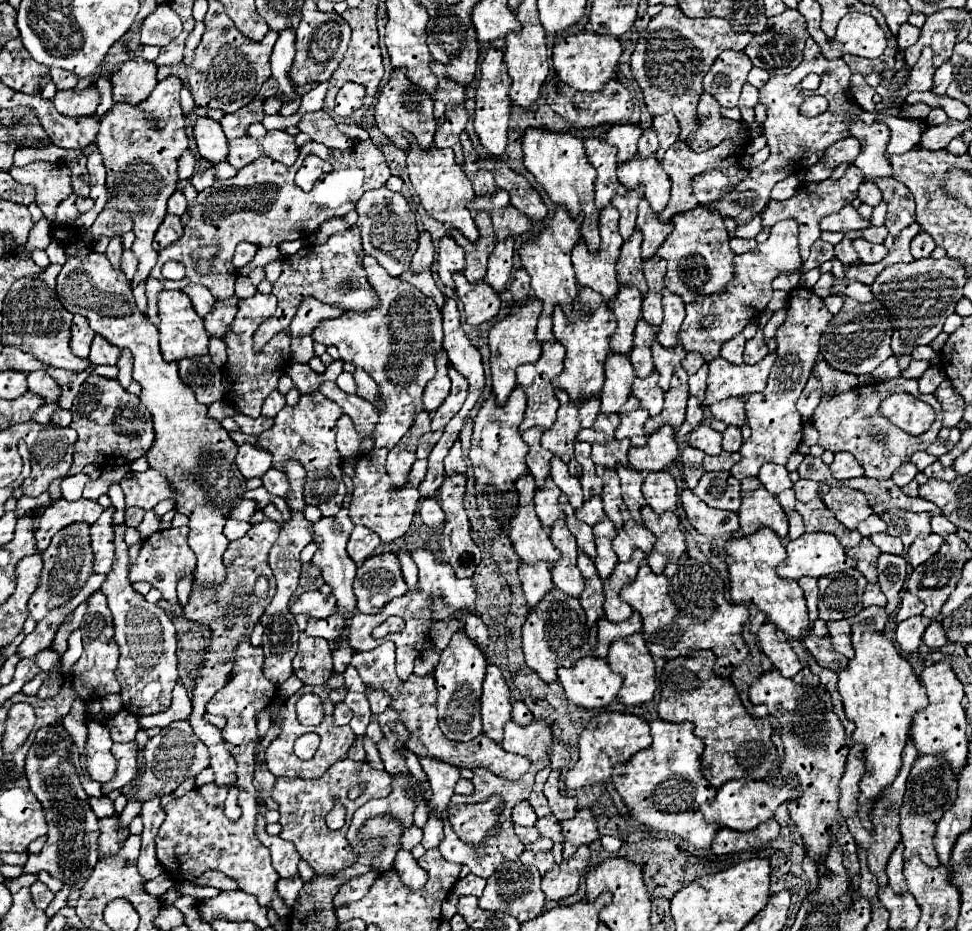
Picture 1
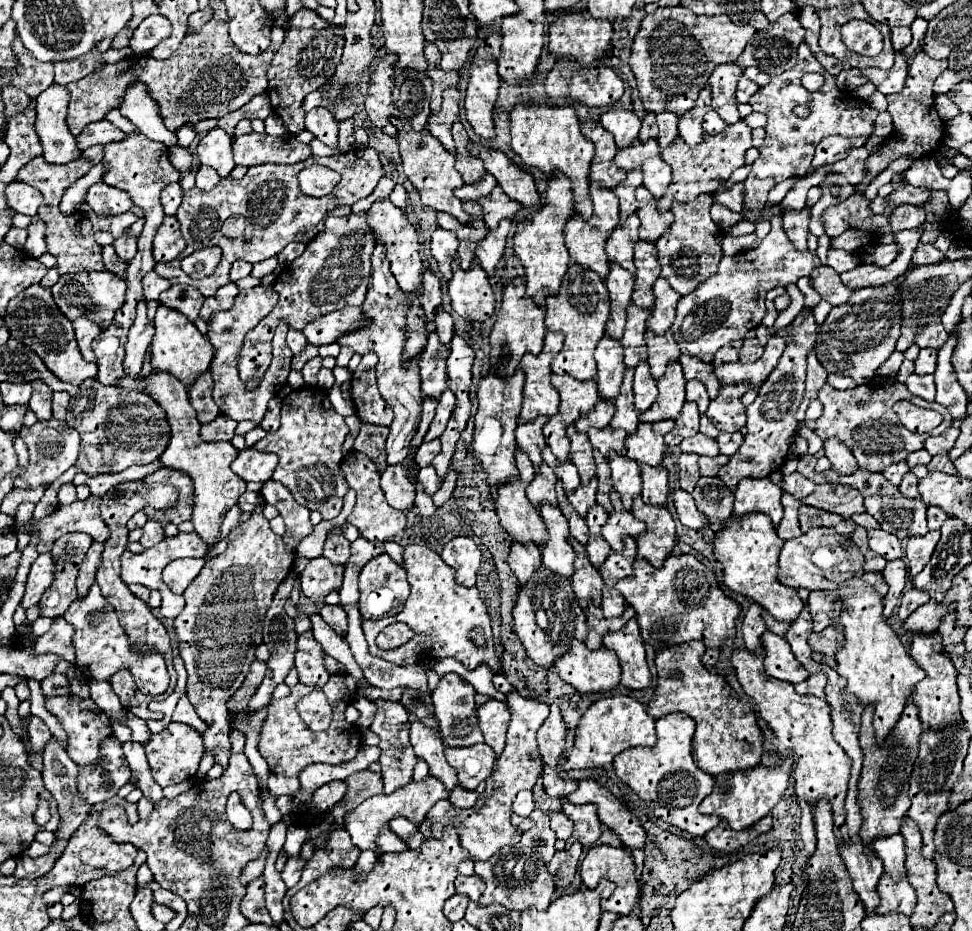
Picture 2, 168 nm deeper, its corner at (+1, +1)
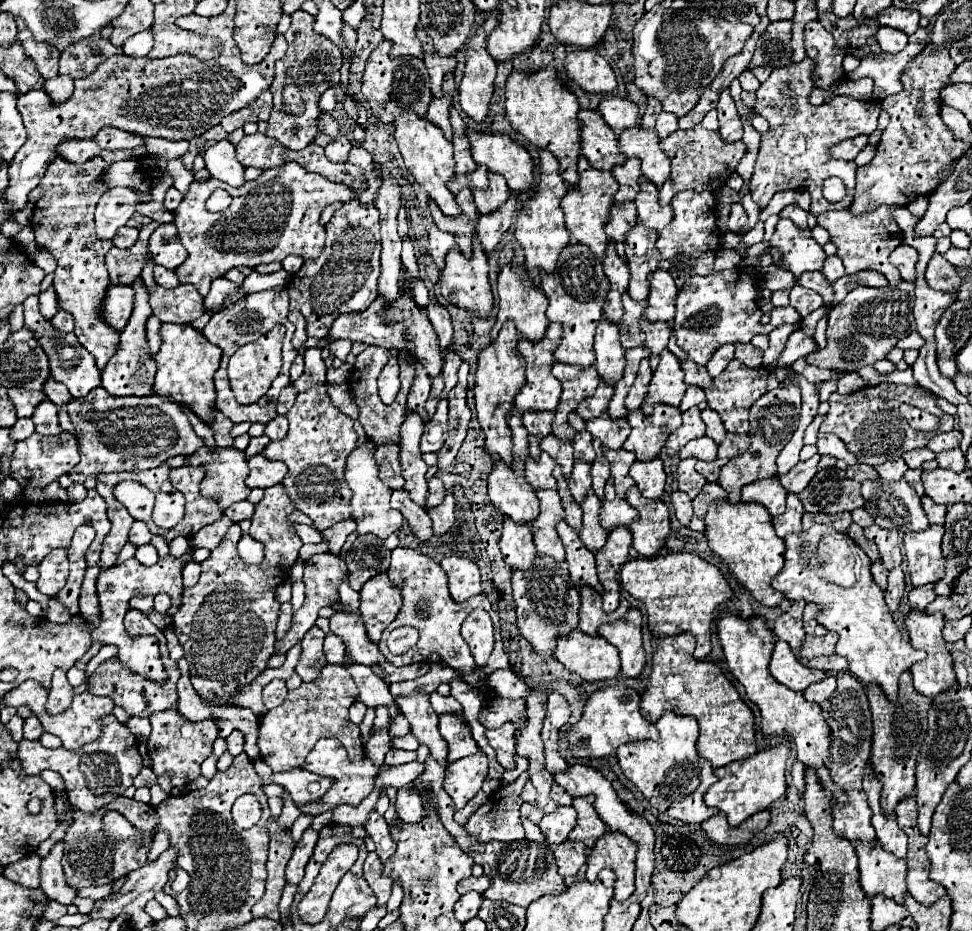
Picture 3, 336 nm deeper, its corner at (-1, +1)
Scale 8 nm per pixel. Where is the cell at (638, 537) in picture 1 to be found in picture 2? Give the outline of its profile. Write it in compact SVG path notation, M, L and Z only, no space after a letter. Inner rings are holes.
M610 492L610 500L614 506L614 512L608 516L606 524L602 526L602 536L612 546L612 550L622 550L622 538L624 536L638 536L646 526L644 522L636 520L620 502L618 492Z

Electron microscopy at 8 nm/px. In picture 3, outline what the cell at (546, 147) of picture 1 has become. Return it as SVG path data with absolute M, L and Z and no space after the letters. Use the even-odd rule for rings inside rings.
M542 68L534 74L512 72L506 82L506 118L512 130L534 144L540 150L550 150L562 168L564 180L572 186L578 182L578 158L580 158L580 120L578 120L578 100L568 92L554 68Z

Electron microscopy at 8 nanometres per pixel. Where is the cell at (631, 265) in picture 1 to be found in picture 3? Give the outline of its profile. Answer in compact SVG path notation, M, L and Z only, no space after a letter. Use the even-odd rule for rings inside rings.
M624 202L622 208L612 206L612 214L604 230L606 230L606 236L616 244L616 252L622 260L626 260L624 238L636 224L638 224L638 214L636 214L634 202Z

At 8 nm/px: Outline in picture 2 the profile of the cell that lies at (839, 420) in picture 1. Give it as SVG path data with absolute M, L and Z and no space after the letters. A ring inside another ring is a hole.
M876 378L874 382L856 386L852 390L836 390L830 384L824 384L818 392L818 400L824 404L824 410L822 410L822 416L816 420L814 432L822 440L836 436L840 442L844 442L850 448L850 452L858 460L858 466L862 470L870 470L870 472L882 472L892 462L906 460L906 456L910 452L924 448L924 440L928 438L928 434L914 434L898 422L898 416L892 410L892 406L898 400L910 400L912 404L916 404L920 408L930 408L944 416L944 422L938 428L934 428L934 432L930 432L932 436L940 436L942 432L946 432L946 428L952 426L952 416L942 404L926 402L918 396L912 396L908 392L908 388L902 382L898 382L896 378L892 378L892 382L888 378Z

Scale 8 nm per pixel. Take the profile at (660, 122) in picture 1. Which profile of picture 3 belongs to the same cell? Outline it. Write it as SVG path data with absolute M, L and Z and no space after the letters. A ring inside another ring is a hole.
M662 112L662 114L658 116L658 120L656 120L656 132L658 132L658 136L660 136L662 140L664 140L666 136L670 136L676 128L678 128L678 118L676 118L674 114Z

